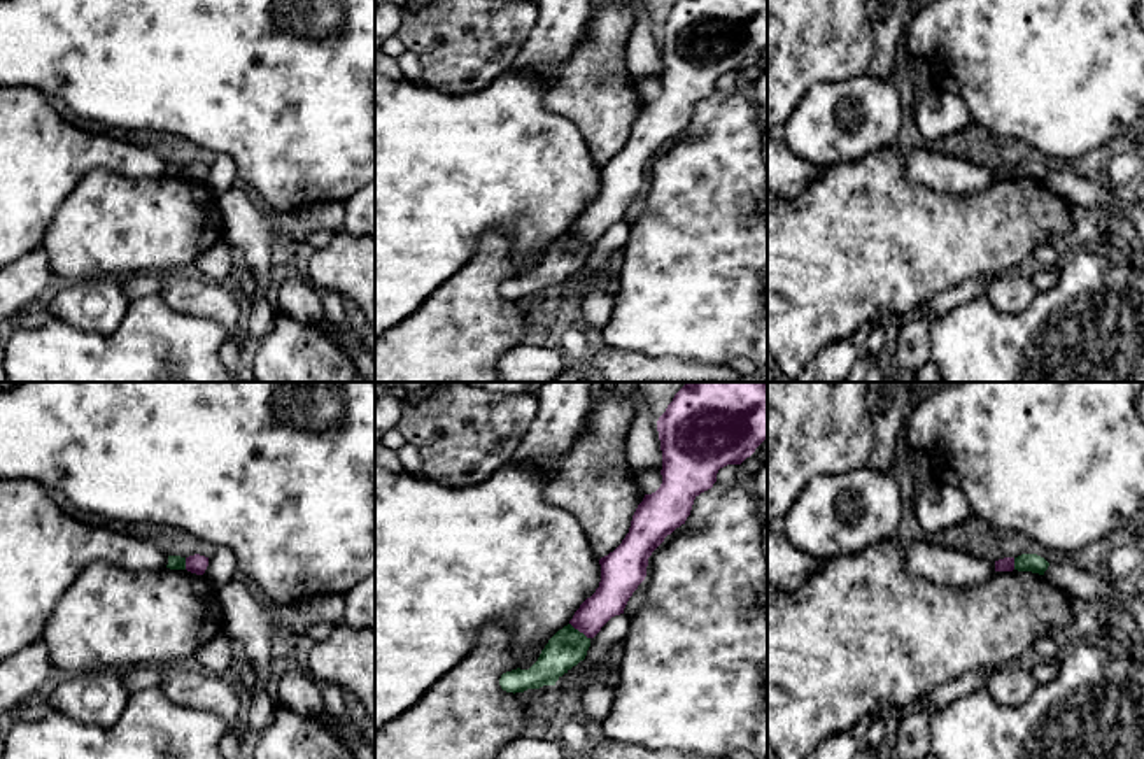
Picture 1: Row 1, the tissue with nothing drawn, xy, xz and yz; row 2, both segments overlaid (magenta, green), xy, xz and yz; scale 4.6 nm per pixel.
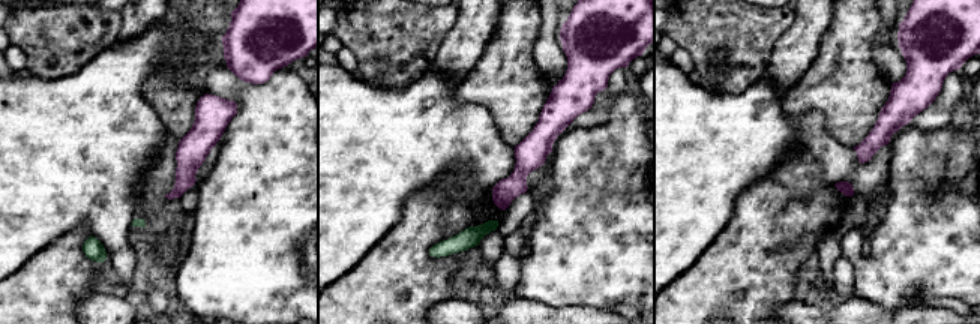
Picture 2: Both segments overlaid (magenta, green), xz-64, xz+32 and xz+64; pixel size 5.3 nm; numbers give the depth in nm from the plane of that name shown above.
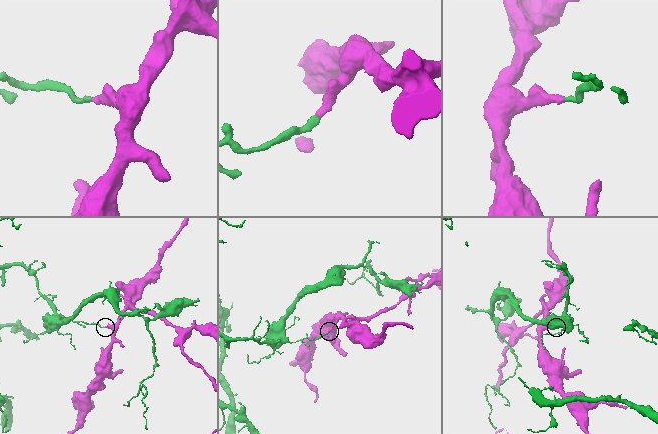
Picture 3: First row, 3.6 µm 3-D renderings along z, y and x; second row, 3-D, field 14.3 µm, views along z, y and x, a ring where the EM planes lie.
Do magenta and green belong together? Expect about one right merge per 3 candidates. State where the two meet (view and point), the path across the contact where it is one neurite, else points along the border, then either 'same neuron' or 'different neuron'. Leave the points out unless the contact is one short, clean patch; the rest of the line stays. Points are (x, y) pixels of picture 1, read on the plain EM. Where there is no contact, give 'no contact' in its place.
contact xz (580, 239); border xz (570, 230), (589, 246); different neuron

